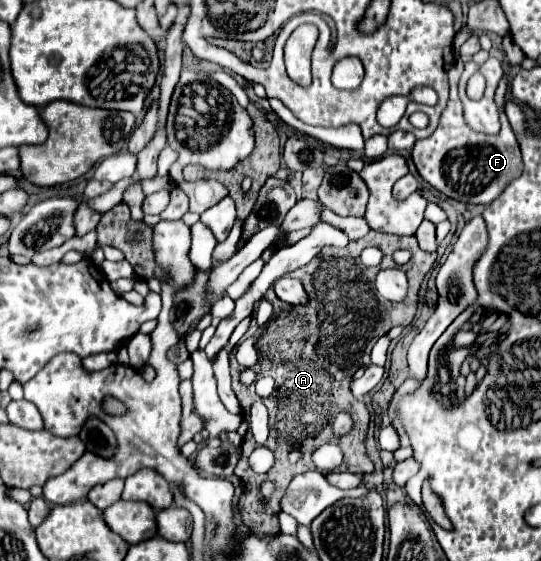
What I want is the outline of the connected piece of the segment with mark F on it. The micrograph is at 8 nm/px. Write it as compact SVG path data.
M457 60L455 66L449 70L449 102L439 118L437 130L423 140L417 140L413 146L413 162L417 166L417 172L425 182L429 182L439 192L447 194L449 198L455 198L459 202L469 204L491 204L511 180L515 180L521 170L521 152L517 138L511 130L511 124L505 116L505 95L507 93L507 80L500 80L495 93L495 102L499 108L501 132L499 134L481 134L473 132L461 110L461 100L457 96L457 82L463 70L463 62Z

